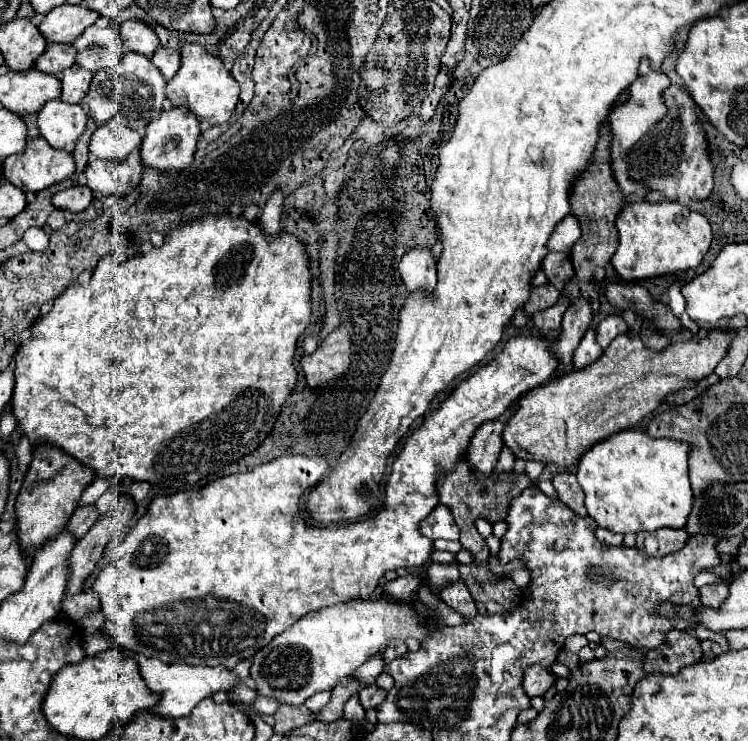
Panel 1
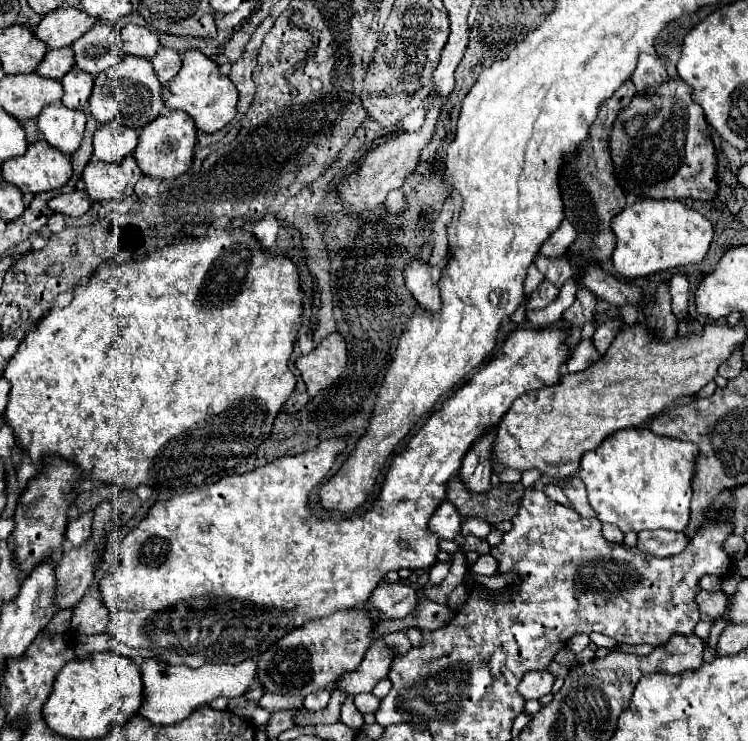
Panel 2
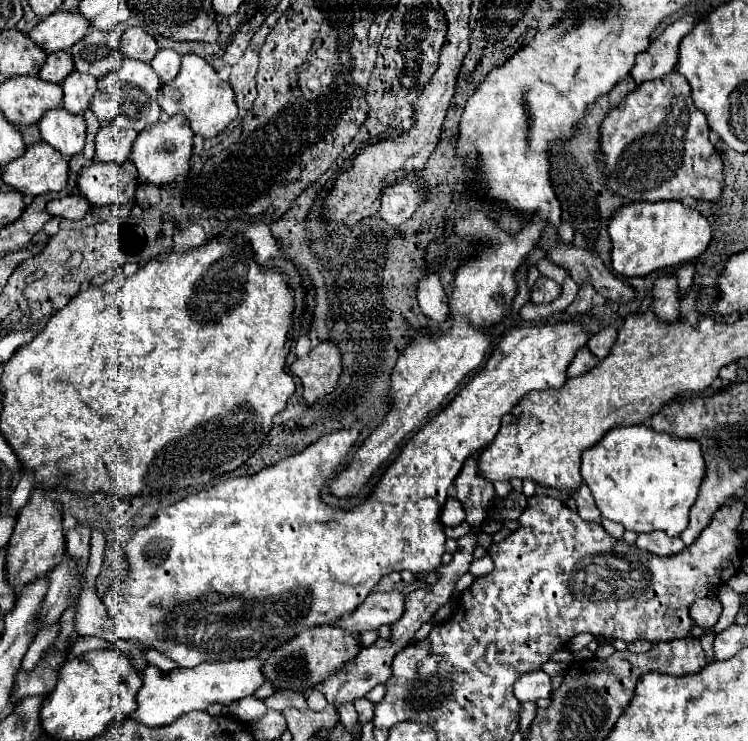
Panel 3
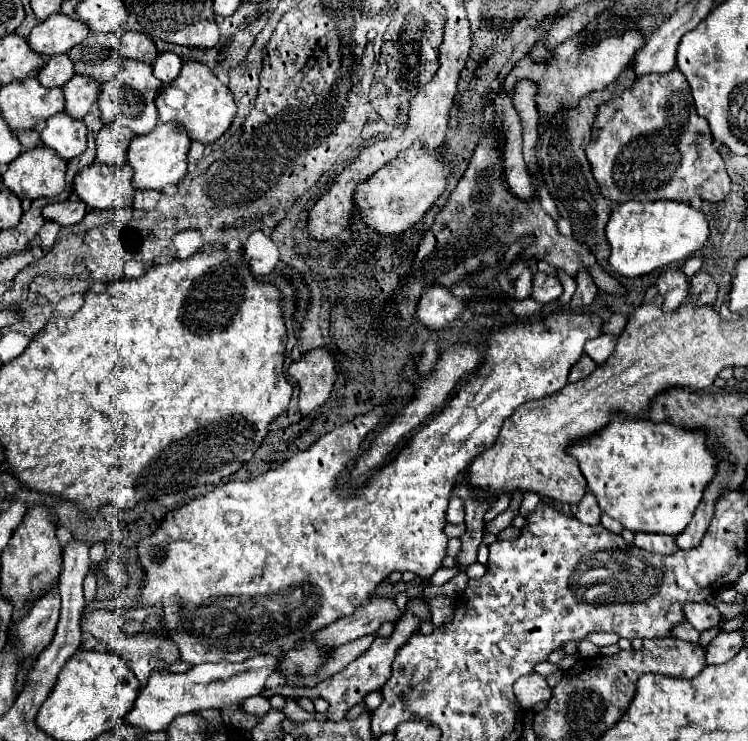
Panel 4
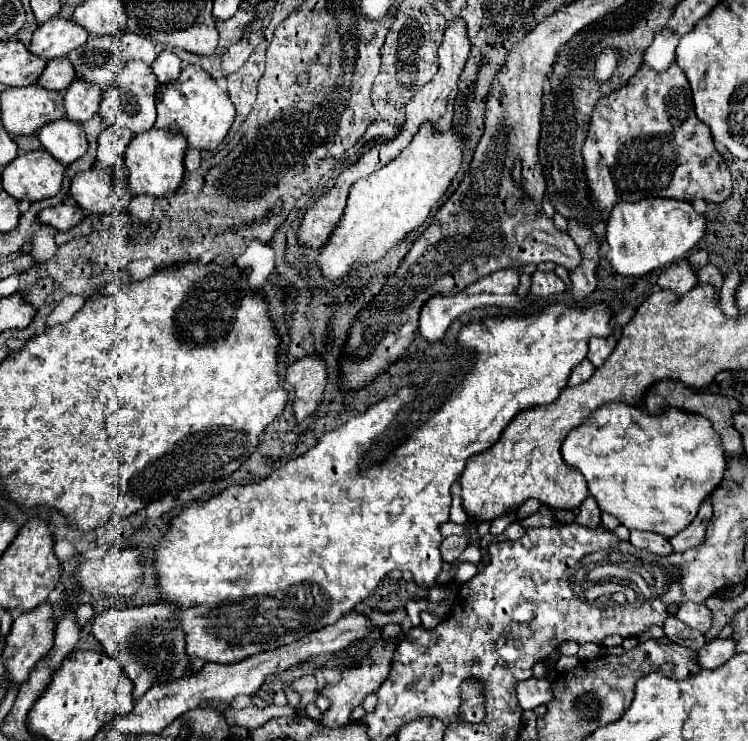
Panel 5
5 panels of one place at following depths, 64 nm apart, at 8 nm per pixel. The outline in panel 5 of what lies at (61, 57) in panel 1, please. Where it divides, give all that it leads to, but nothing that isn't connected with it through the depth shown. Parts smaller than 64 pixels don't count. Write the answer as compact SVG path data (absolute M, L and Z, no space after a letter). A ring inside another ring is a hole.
M56 58L56 60L46 64L38 84L46 90L60 92L60 90L68 88L74 78L76 78L76 74L74 74L74 68L72 68L70 60L68 58Z

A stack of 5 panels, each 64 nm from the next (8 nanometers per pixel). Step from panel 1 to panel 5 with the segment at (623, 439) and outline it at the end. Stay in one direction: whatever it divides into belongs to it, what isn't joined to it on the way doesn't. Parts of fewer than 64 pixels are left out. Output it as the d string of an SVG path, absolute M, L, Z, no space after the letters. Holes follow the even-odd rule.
M620 402L602 406L576 430L572 430L560 452L564 462L586 478L588 490L602 512L616 516L628 530L650 530L666 538L676 536L696 518L702 500L720 488L726 470L720 436L712 430L706 418L700 418L698 414L684 414L684 410L664 410L664 414L654 416L638 406Z

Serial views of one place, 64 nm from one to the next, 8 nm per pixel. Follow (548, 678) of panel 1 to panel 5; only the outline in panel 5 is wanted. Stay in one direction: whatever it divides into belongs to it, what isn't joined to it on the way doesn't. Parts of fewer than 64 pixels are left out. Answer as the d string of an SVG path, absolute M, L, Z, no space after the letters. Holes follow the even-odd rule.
M528 678L516 686L518 702L524 710L534 710L552 700L552 688L546 678Z

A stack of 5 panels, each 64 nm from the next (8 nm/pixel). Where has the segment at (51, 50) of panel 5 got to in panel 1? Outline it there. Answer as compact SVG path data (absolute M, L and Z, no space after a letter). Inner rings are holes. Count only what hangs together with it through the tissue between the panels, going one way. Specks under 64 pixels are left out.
M62 4L44 16L38 30L50 44L72 44L98 18L100 14L88 10L86 6Z

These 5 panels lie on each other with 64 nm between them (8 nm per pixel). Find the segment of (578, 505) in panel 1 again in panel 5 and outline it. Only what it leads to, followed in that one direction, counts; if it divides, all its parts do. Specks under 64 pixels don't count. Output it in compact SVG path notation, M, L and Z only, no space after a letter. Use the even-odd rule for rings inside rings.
M588 496L582 502L580 512L578 512L574 522L580 524L580 526L588 526L588 528L598 528L600 526L600 508L596 506L596 500L592 496Z

